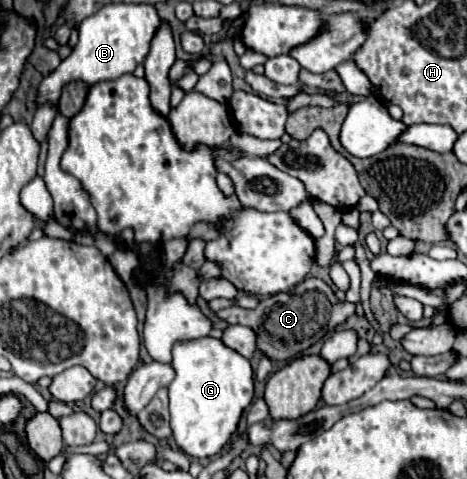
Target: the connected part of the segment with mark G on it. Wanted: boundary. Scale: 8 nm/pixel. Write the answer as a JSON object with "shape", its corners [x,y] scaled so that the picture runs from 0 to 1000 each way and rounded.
{"shape":[[[435,701],[379,714],[366,764],[375,768],[375,789],[362,802],[362,856],[379,931],[413,956],[469,948],[507,898],[512,873],[542,831],[542,772],[533,752],[482,722],[478,710]]]}

